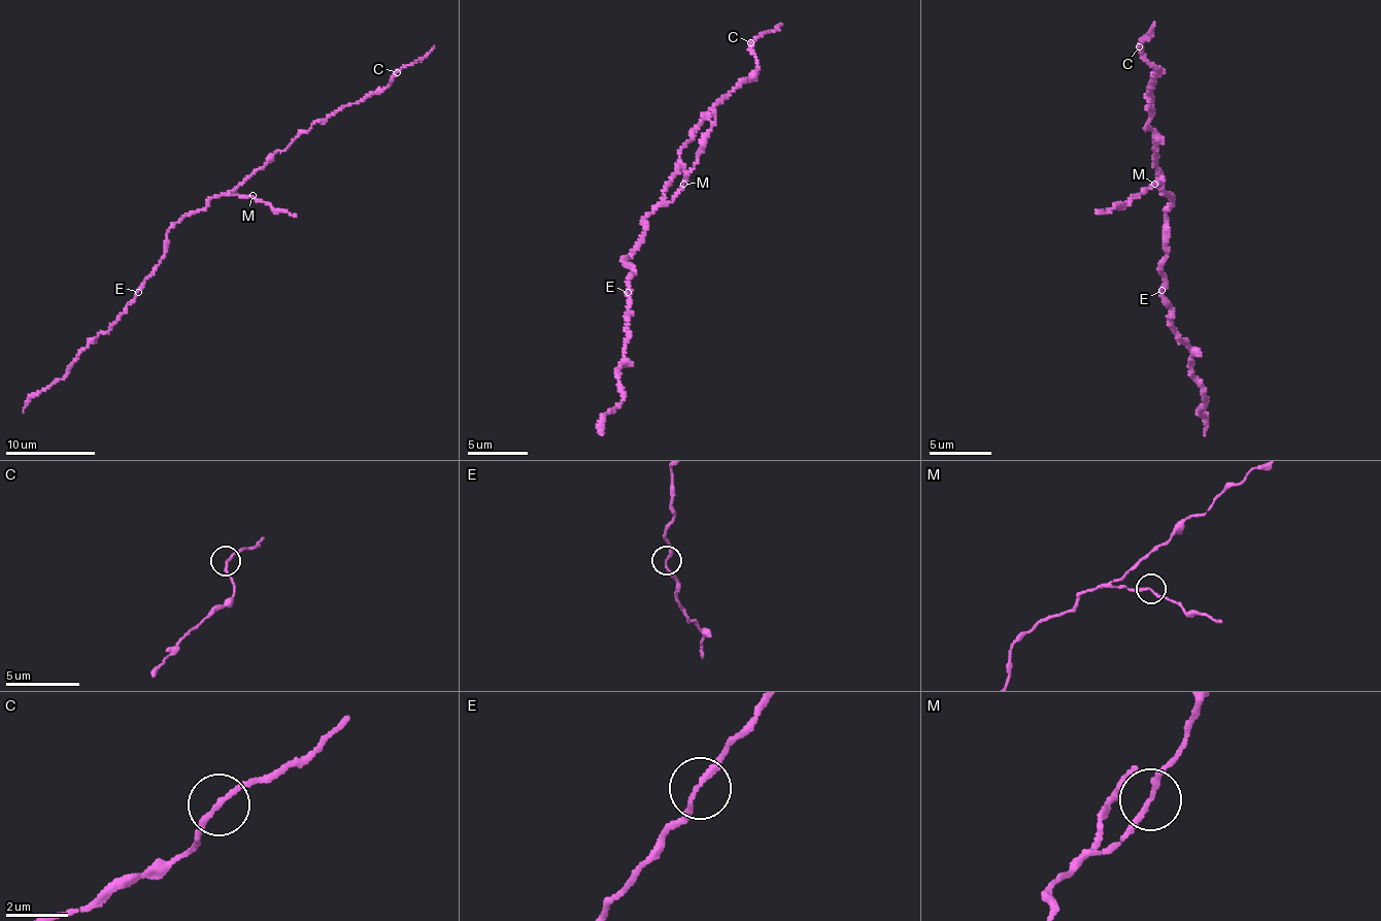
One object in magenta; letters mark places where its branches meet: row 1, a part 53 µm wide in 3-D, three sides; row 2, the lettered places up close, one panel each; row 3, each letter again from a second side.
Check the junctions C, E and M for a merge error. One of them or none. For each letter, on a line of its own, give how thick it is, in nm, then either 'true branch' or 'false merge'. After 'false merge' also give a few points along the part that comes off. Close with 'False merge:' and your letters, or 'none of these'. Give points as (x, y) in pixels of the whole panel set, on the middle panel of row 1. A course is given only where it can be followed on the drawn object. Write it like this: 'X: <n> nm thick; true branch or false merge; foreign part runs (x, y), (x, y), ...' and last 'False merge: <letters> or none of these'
C: 160 nm thick; true branch
E: 160 nm thick; true branch
M: 160 nm thick; true branch
False merge: none of these

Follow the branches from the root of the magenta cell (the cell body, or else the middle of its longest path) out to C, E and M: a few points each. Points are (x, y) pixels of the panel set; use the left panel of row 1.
C: (203, 208), (217, 195), (241, 185), (266, 158), (317, 122), (389, 86), (397, 72)
E: (203, 208), (191, 211), (169, 230), (164, 258), (138, 292)
M: (203, 208), (217, 195), (253, 196)

